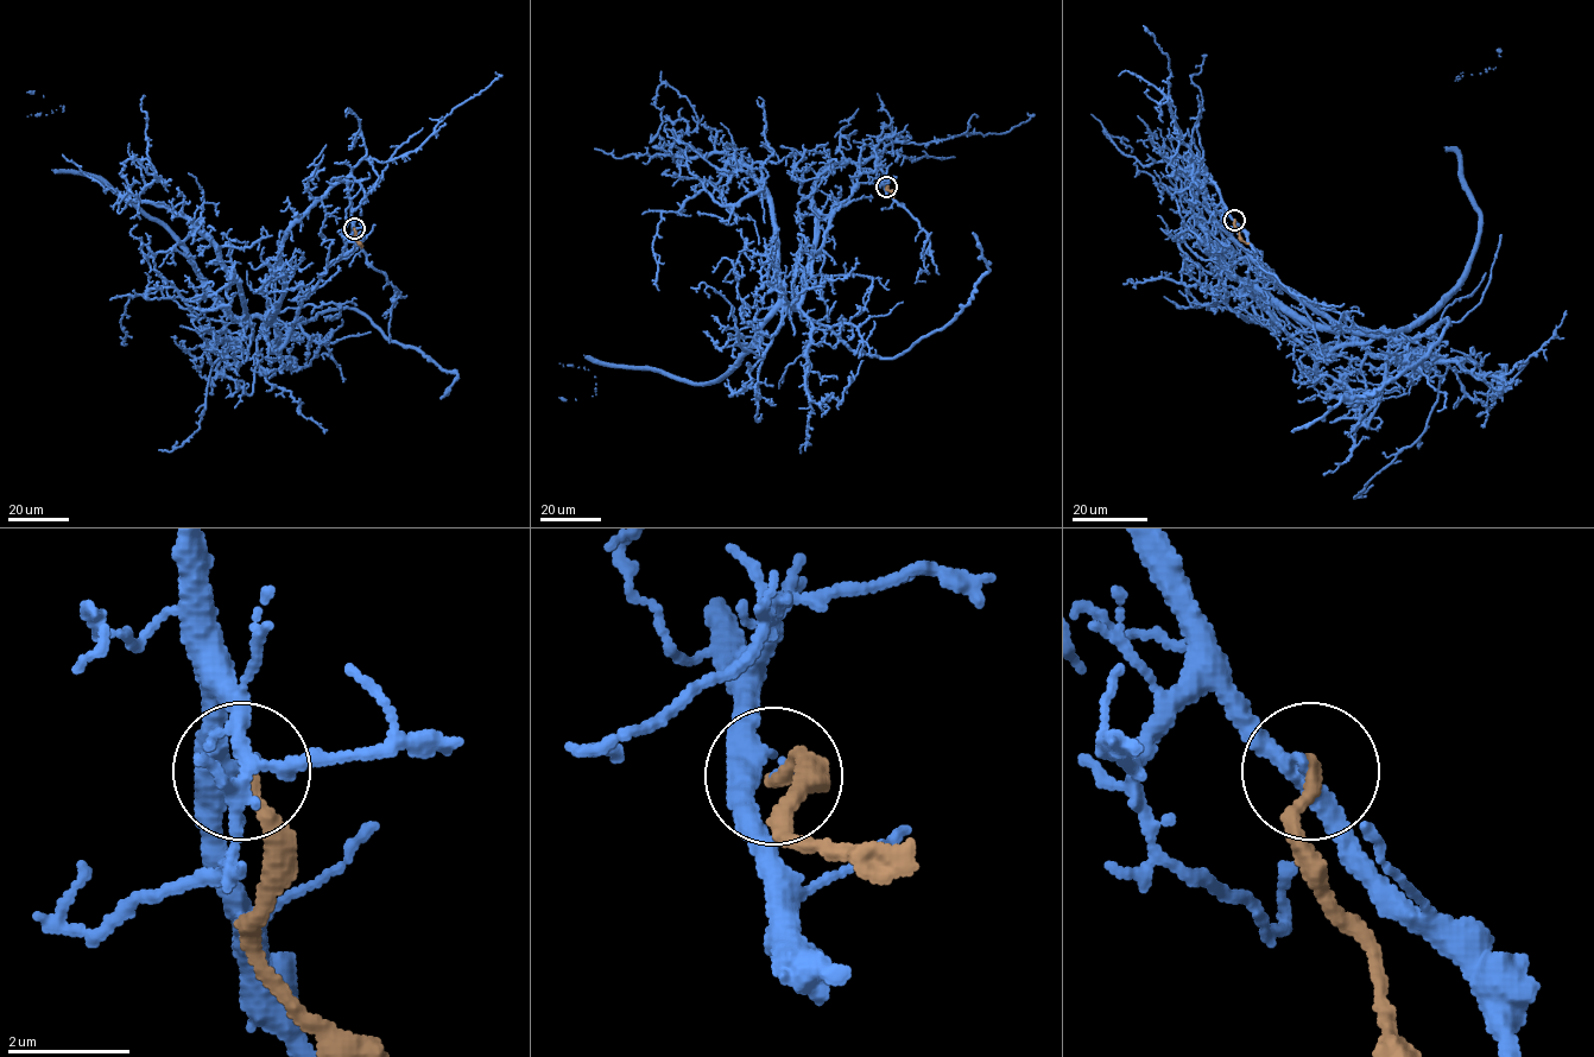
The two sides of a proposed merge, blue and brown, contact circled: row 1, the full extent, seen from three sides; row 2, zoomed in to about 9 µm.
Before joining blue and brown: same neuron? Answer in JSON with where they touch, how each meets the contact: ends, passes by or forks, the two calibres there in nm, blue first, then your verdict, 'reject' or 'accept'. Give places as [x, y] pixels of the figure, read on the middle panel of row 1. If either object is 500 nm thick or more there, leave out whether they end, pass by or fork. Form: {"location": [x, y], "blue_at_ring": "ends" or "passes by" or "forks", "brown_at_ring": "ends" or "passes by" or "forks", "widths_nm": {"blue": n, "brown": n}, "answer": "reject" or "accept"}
{"location": [886, 187], "blue_at_ring": "ends", "brown_at_ring": "ends", "widths_nm": {"blue": 160, "brown": 240}, "answer": "reject"}

